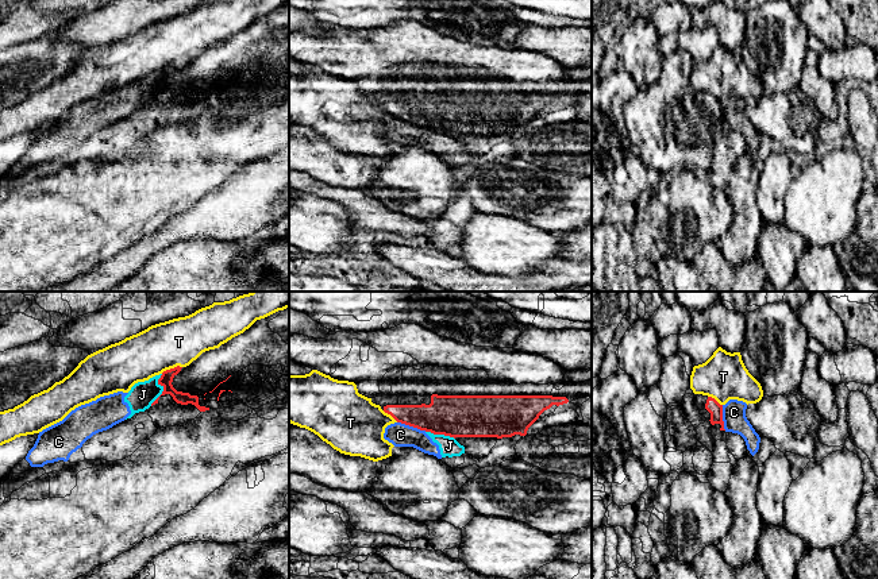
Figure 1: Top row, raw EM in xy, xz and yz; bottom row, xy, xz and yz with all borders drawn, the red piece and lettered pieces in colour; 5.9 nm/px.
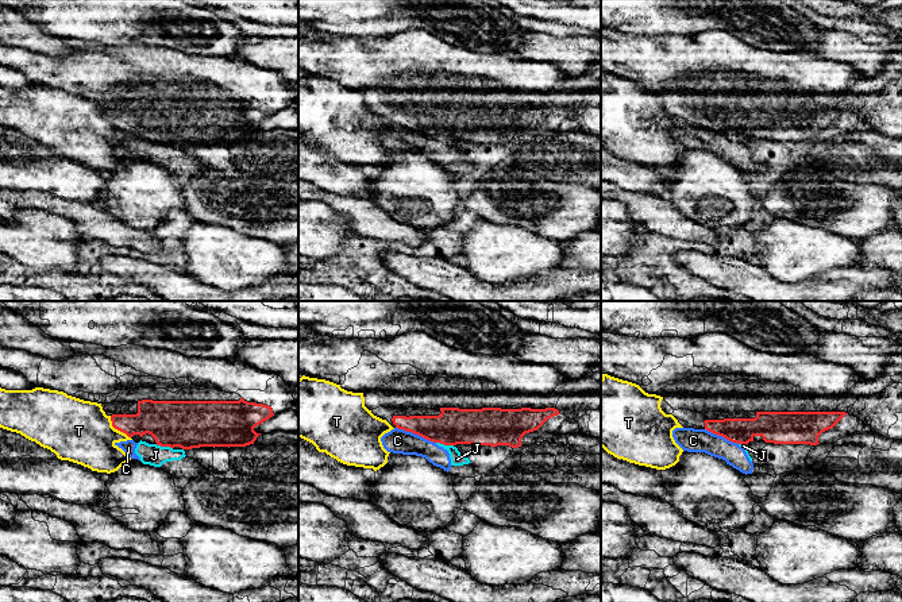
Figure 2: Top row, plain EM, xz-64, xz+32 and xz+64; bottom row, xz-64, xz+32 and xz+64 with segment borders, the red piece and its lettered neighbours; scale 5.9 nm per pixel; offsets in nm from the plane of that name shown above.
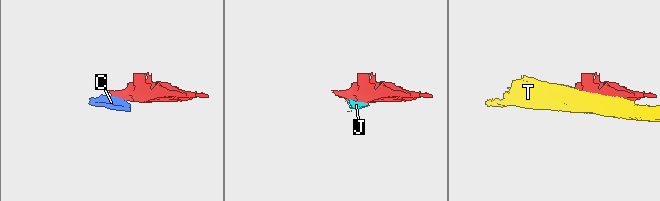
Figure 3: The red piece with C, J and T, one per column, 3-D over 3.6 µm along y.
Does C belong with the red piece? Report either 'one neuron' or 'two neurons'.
two neurons

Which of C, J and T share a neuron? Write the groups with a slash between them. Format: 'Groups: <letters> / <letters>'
Groups: C J / T

